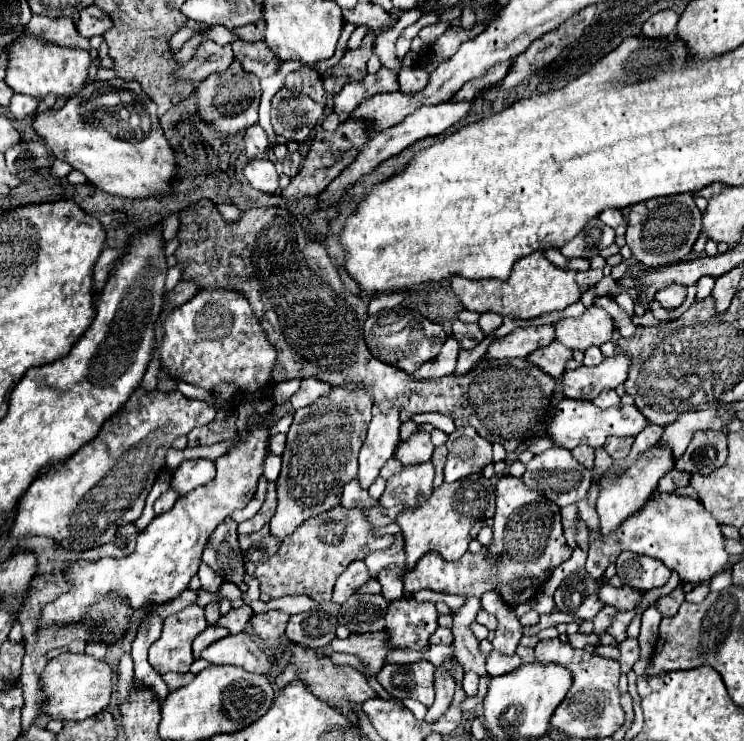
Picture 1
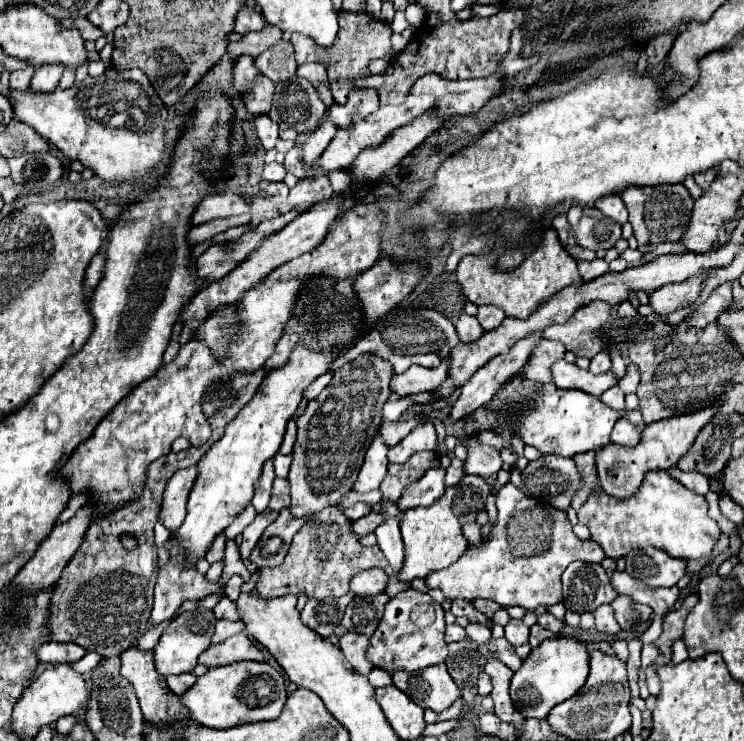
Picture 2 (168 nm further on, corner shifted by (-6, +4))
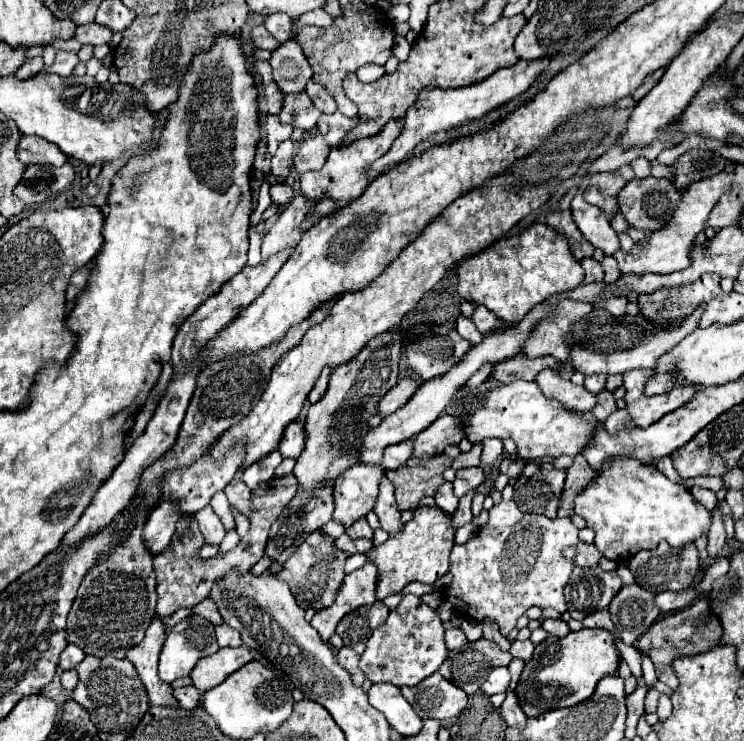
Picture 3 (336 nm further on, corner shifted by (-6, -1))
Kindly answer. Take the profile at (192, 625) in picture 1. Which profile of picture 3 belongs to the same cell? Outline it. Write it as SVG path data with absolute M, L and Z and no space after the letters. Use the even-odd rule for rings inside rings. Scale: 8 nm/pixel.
M186 617L166 633L166 643L160 653L160 679L172 683L178 677L190 675L194 665L220 647L214 637L214 625L204 617Z

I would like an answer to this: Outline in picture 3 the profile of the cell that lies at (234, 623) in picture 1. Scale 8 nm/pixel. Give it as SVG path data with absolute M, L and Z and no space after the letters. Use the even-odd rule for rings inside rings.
M204 599L200 605L196 605L194 609L192 609L196 615L200 615L200 617L206 617L208 621L212 621L214 625L222 625L224 623L224 619L220 617L220 613L218 613L218 609L216 609L216 603L212 601L212 599Z

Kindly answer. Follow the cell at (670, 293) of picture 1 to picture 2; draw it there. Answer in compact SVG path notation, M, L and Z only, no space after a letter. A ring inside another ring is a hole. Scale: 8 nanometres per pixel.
M704 270L704 272L698 272L696 276L690 276L684 282L678 282L678 284L670 282L670 284L664 284L662 288L650 292L652 310L660 312L660 316L666 316L680 308L692 306L698 300L708 276L710 276L710 272Z

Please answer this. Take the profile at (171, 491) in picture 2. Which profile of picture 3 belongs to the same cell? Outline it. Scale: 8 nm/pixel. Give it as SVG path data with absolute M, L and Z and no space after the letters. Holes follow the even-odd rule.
M164 499L152 509L144 525L144 541L152 555L158 555L170 543L176 523L180 521L180 515L182 513L178 511L178 501L172 499Z

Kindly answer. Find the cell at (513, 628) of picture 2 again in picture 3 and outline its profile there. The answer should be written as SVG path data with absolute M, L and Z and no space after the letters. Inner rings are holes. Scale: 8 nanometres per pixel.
M518 639L512 641L512 647L510 647L510 655L512 655L512 657L518 657L518 659L524 659L524 661L530 661L532 651L534 651L532 641L518 641Z

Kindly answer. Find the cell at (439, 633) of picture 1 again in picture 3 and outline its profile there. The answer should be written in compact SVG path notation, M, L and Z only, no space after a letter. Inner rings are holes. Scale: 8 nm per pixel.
M452 627L452 629L446 631L446 647L448 647L448 649L460 649L460 647L464 647L466 643L468 643L468 641L466 641L466 635L462 633L462 629Z

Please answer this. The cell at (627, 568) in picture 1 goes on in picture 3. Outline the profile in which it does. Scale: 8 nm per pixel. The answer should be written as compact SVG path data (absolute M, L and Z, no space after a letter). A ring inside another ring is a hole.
M660 543L652 551L640 551L628 561L628 569L632 571L636 583L644 587L650 593L660 593L660 591L684 591L692 585L692 579L698 571L698 551L694 543L674 549L668 543Z

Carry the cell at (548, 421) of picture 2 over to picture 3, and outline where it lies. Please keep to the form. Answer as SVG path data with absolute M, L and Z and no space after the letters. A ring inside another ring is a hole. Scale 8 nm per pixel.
M528 381L500 385L480 393L478 397L470 397L466 399L464 409L470 413L468 421L464 423L464 431L472 443L478 443L486 437L512 439L522 459L554 459L560 455L576 457L590 445L600 425L600 421L596 421L590 413L572 413L572 409L560 409L556 401L540 393L540 387L536 383Z

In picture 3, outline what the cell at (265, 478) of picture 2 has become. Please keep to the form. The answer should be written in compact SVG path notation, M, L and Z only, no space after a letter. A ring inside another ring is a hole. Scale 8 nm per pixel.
M272 451L270 455L262 457L262 461L250 465L244 475L242 475L242 481L250 487L250 489L256 489L256 485L264 485L268 483L272 477L274 477L274 469L282 463L282 455L278 451Z

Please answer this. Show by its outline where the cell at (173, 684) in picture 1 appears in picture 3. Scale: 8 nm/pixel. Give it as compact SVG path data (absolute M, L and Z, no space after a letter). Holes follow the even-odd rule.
M194 685L174 689L174 697L176 697L176 701L178 701L178 705L180 705L182 709L192 709L192 707L196 707L198 701L200 701L200 695L202 695L202 693L200 693Z

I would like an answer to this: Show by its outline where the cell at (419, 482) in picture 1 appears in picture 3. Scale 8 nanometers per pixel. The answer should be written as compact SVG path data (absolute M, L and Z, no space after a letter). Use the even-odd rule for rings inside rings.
M448 481L444 485L440 485L440 489L436 491L434 499L436 499L436 505L446 513L454 513L456 507L458 507L458 497L454 495L452 483L448 483Z

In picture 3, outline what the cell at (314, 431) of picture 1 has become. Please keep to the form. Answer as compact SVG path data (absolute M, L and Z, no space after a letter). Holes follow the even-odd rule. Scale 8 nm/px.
M386 331L372 341L348 363L332 371L326 395L310 405L306 415L306 445L296 459L294 475L302 491L314 491L318 485L334 485L340 473L346 473L358 463L364 433L370 431L370 419L376 415L382 395L386 395L398 381L400 361L400 333Z

